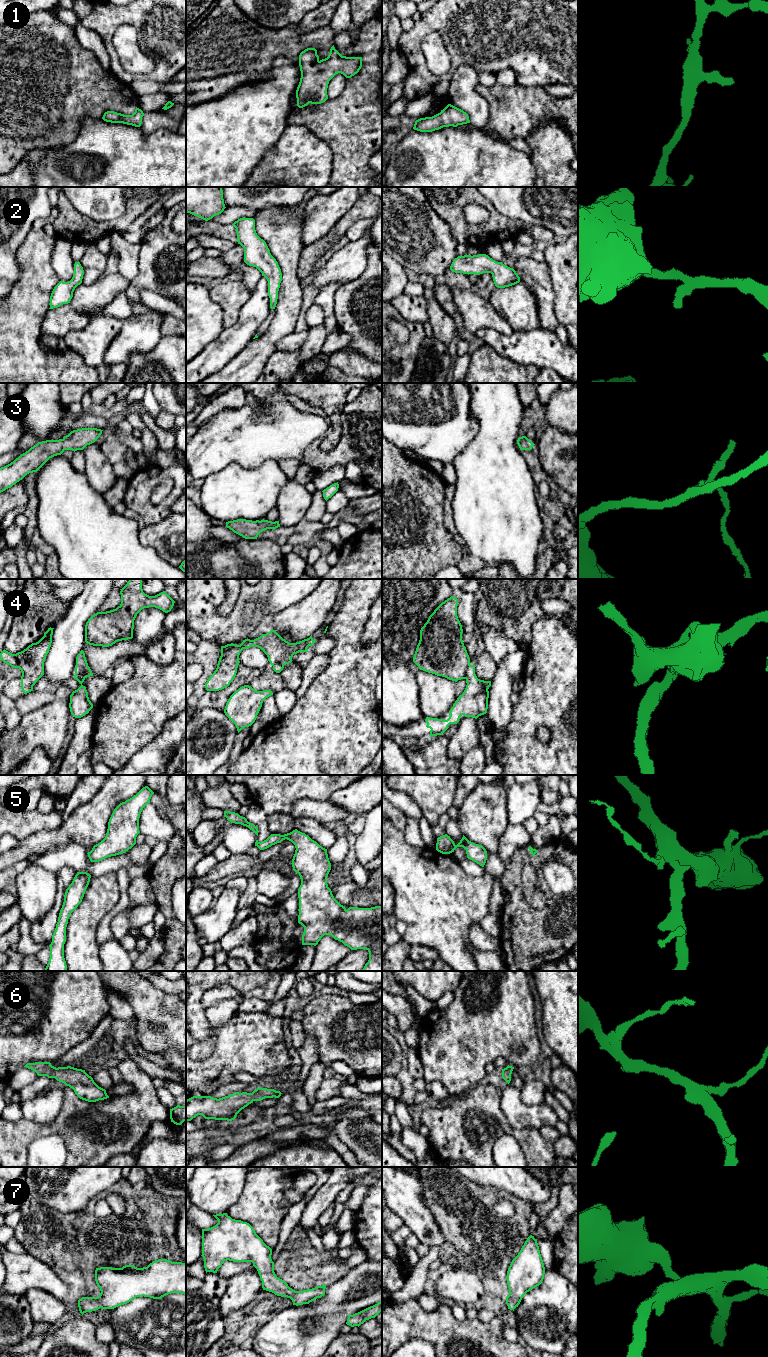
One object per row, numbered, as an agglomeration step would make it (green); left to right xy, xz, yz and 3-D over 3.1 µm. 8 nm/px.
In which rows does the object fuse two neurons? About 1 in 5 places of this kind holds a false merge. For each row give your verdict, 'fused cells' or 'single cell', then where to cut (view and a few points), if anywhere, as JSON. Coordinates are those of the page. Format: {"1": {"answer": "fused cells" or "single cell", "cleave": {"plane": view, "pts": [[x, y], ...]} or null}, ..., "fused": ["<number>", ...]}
{"1": {"answer": "single cell", "cleave": null}, "2": {"answer": "single cell", "cleave": null}, "3": {"answer": "single cell", "cleave": null}, "4": {"answer": "fused cells", "cleave": {"plane": "yz", "pts": [[469, 664], [464, 678]]}}, "5": {"answer": "single cell", "cleave": null}, "6": {"answer": "single cell", "cleave": null}, "7": {"answer": "single cell", "cleave": null}, "fused": ["4"]}

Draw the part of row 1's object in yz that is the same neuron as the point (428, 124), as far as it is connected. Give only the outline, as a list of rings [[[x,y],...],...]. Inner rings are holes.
[[[448,104],[440,113],[432,116],[420,118],[415,121],[414,130],[420,132],[432,132],[443,127],[457,127],[470,123],[469,116],[463,110]]]

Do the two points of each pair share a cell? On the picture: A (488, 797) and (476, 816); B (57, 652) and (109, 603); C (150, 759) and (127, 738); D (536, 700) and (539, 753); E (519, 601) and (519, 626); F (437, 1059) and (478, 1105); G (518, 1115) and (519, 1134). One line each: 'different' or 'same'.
A: same
B: different
C: different
D: same
E: same
F: different
G: different

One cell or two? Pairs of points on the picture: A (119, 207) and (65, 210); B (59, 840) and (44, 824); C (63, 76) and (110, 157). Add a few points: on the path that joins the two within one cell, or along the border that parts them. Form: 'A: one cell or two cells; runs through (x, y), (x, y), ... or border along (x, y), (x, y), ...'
A: two cells; border along (66, 197), (80, 213), (96, 222)
B: two cells; border along (63, 822), (56, 829), (38, 830), (27, 837)
C: two cells; border along (101, 118), (84, 117), (75, 137)

